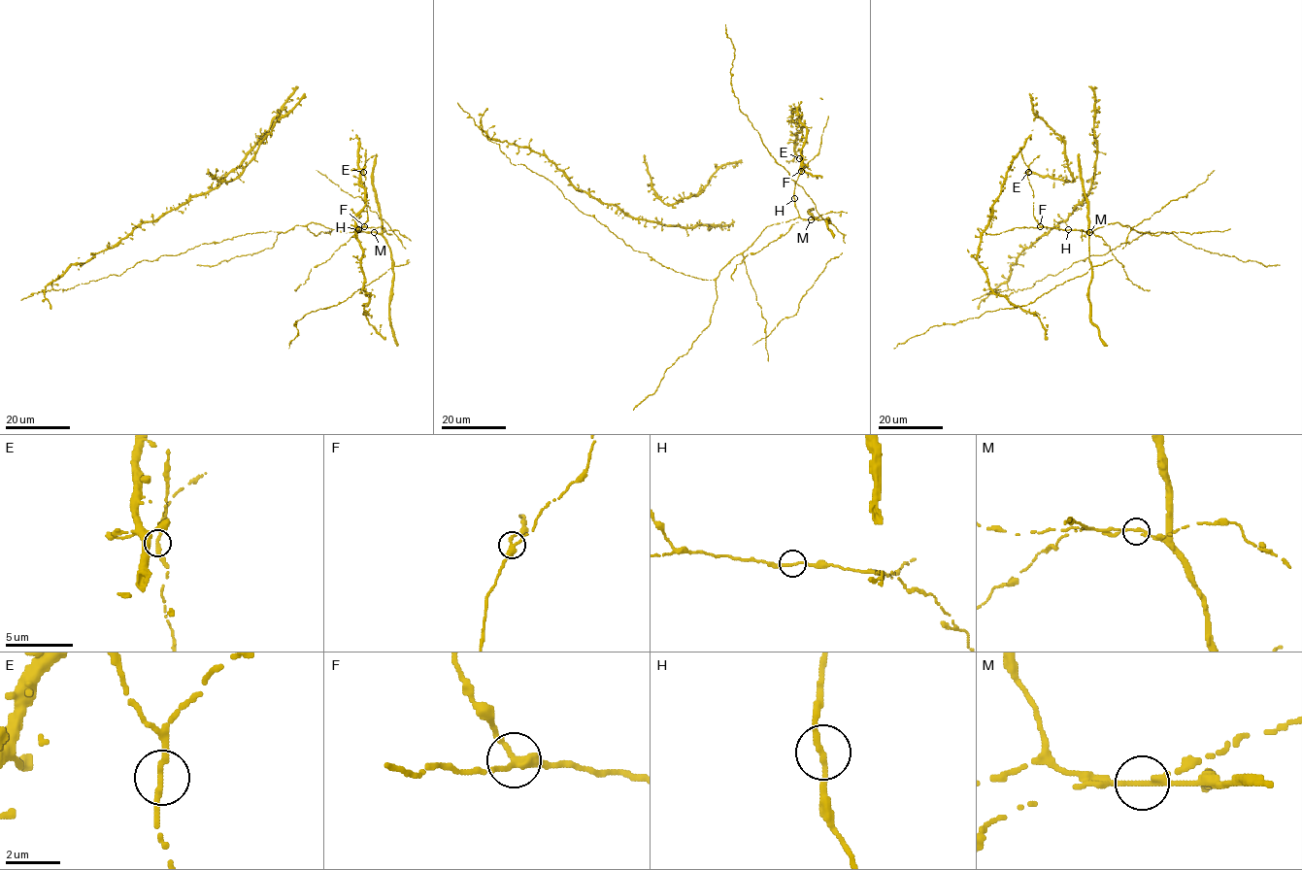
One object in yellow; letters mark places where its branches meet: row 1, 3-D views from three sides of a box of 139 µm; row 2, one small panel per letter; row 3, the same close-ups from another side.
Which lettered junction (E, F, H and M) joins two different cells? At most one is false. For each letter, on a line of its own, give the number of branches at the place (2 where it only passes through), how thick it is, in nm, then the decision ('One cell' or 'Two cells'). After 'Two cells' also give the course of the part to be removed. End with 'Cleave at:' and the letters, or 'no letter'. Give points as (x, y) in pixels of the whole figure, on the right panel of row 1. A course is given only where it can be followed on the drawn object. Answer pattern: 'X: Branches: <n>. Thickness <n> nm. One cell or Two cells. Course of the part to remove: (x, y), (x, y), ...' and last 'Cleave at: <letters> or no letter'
E: Branches: 2. Thickness 240 nm. One cell
F: Branches: 3. Thickness 280 nm. One cell
H: Branches: 2. Thickness 200 nm. One cell
M: Branches: 3. Thickness 170 nm. Two cells. Course of the part to remove: (1088, 232), (1102, 237), (1103, 243), (1110, 246), (1134, 284), (1150, 289)
Cleave at: M

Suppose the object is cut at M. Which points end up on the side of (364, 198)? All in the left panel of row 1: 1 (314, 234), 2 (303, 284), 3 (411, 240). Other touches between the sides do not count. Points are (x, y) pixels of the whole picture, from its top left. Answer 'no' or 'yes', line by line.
1: yes
2: no
3: no

